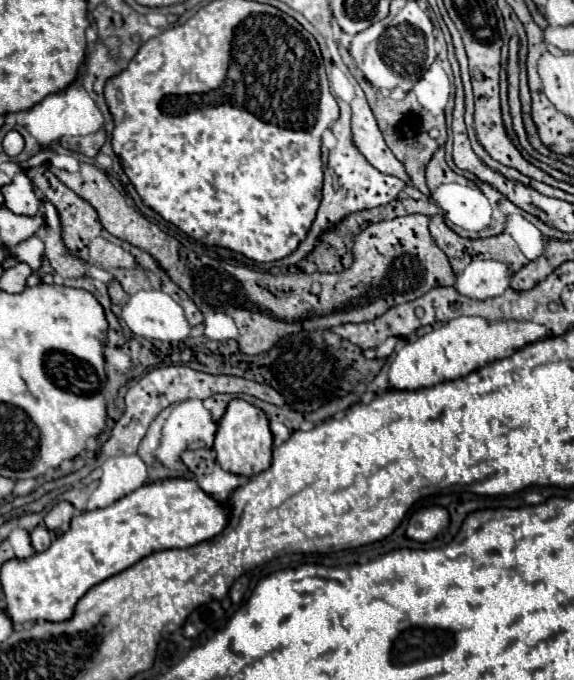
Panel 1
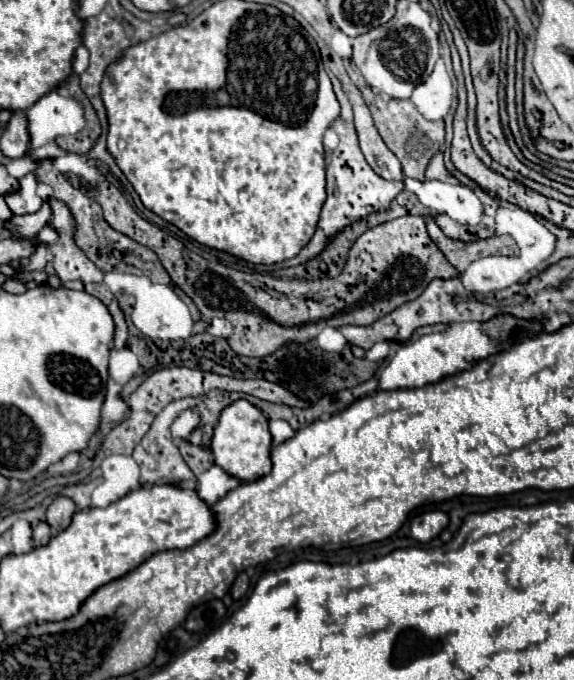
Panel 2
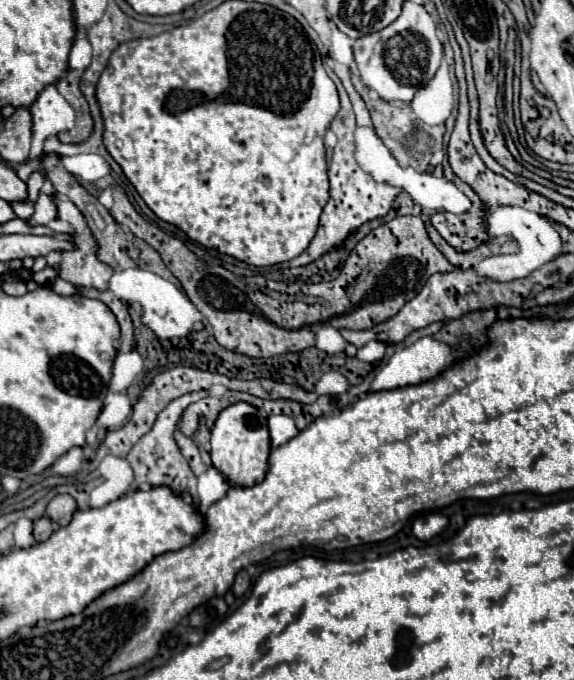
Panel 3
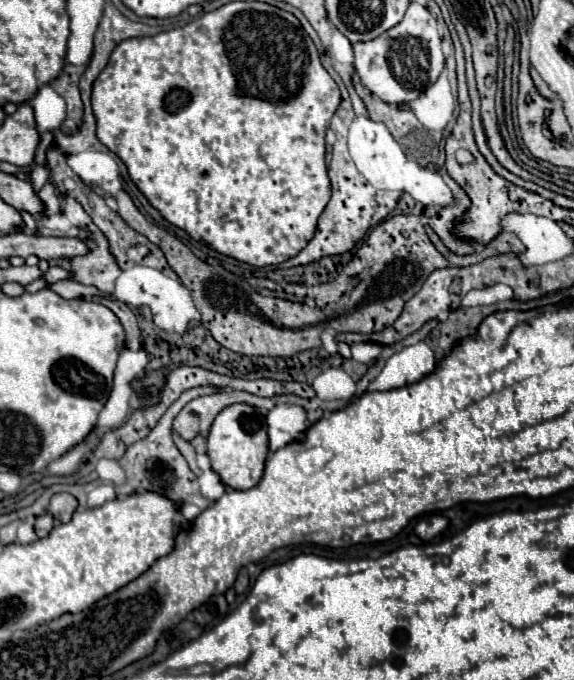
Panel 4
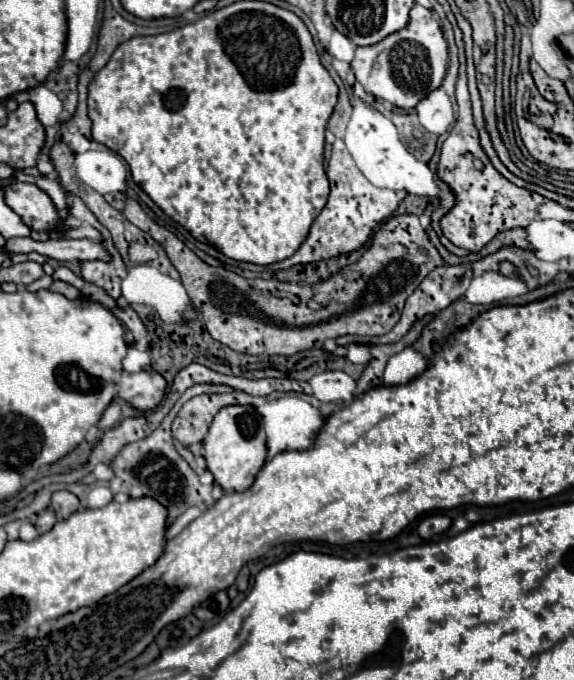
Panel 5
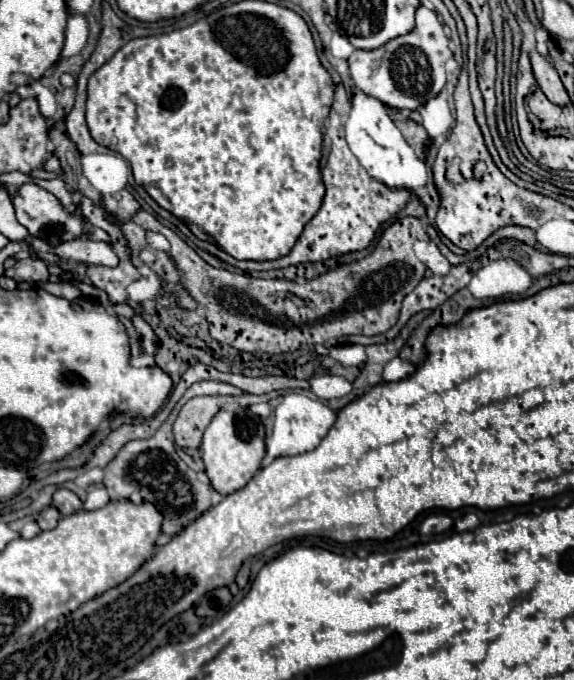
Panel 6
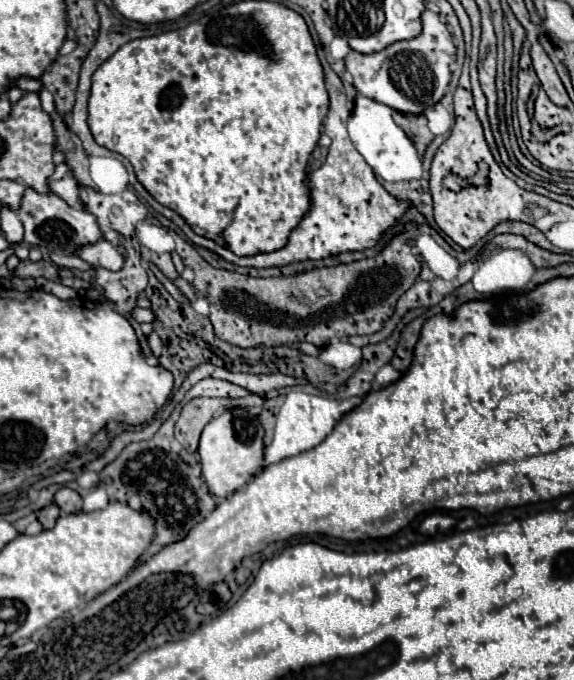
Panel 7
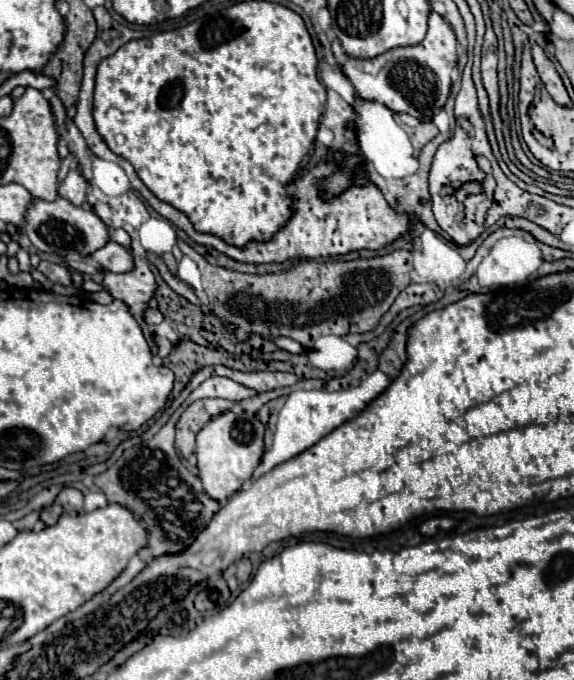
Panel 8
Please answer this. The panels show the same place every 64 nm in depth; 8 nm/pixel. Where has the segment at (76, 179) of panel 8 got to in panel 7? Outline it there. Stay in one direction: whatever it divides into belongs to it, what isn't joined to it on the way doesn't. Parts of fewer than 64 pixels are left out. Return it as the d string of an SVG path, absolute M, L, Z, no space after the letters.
M66 174L62 180L58 182L50 182L50 188L56 196L60 196L62 200L68 200L68 204L72 204L72 208L80 208L82 200L80 200L80 184L74 178L74 174Z

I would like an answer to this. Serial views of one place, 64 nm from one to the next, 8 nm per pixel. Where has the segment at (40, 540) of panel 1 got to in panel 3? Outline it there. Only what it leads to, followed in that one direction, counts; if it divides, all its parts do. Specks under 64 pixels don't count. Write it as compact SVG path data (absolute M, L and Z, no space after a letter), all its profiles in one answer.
M42 516L42 518L38 518L36 522L34 522L34 536L36 536L36 540L40 542L40 540L48 540L48 536L54 532L54 524L52 524L52 520L48 518L48 516Z

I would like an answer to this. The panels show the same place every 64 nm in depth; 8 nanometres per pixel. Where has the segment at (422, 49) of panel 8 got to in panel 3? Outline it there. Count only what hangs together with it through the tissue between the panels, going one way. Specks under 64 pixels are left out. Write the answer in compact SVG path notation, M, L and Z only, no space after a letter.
M404 2L400 18L384 28L384 32L374 32L372 36L354 40L354 60L360 70L362 82L380 98L388 102L408 102L414 98L416 90L426 86L426 82L440 68L442 44L436 36L436 22L424 10L424 6Z

